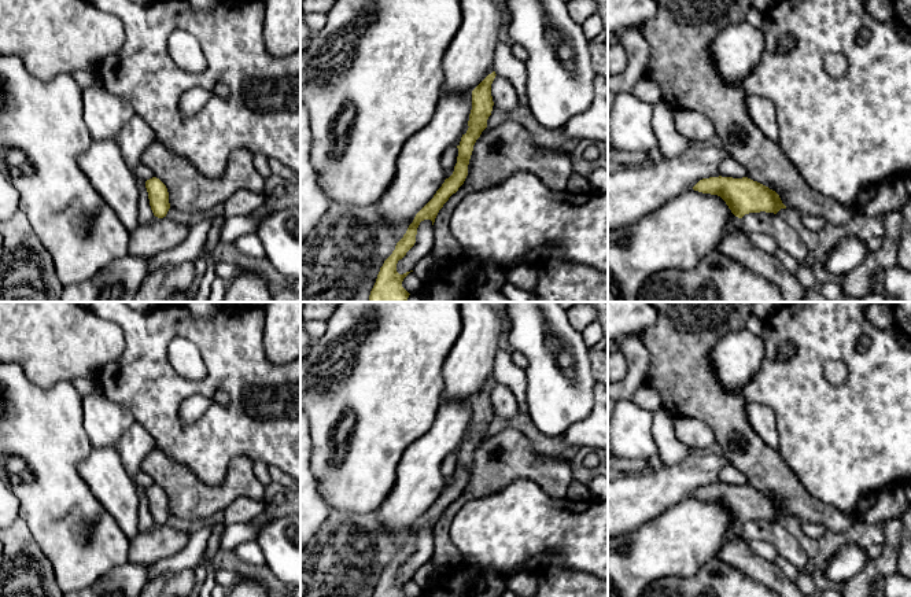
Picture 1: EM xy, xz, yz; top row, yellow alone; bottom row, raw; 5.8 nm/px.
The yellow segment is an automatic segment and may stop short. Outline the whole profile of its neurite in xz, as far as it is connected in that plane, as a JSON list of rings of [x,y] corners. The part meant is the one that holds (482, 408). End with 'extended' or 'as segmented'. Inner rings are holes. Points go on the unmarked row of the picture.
[[[495,379],[488,382],[472,398],[472,417],[468,428],[468,438],[462,442],[458,456],[457,471],[453,482],[445,487],[434,505],[416,522],[403,545],[397,550],[392,561],[384,568],[372,597],[405,597],[403,586],[410,581],[399,582],[397,571],[414,553],[417,535],[421,528],[431,527],[434,532],[434,554],[431,557],[439,572],[450,572],[464,565],[465,559],[457,550],[450,538],[450,526],[458,511],[469,501],[499,491],[516,479],[534,480],[547,495],[556,500],[567,498],[567,490],[572,482],[569,463],[558,456],[545,456],[538,453],[530,439],[514,428],[504,428],[488,436],[487,427],[493,419],[491,391]]] | extended

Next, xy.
[[[156,447],[141,461],[140,469],[154,480],[145,489],[145,495],[151,517],[158,526],[166,524],[170,515],[192,522],[209,517],[237,497],[263,500],[265,486],[254,473],[252,460],[244,456],[230,460],[228,475],[220,486],[206,484]]] | extended

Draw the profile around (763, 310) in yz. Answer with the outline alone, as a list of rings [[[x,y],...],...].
[[[756,302],[750,309],[750,314],[767,320],[781,307],[781,305],[781,302]]]

